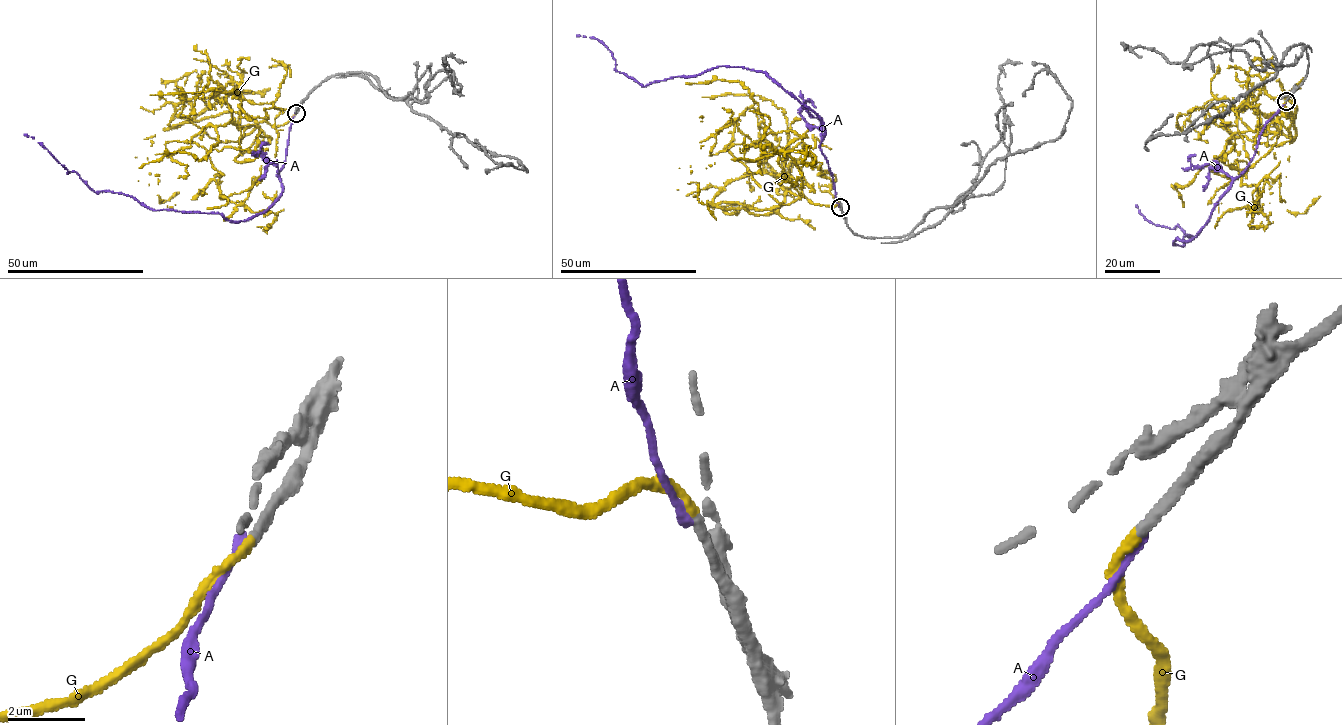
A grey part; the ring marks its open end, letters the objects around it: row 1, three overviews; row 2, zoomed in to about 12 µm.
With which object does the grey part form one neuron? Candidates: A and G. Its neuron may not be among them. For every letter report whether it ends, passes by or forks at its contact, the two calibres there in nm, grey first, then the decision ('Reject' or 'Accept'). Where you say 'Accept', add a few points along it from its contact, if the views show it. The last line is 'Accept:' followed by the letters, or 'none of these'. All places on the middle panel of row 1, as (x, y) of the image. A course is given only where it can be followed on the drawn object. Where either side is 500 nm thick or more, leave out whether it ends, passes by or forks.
A: It ends there. Thickness 280 nm (grey) against 300 nm. Reject
G: It ends there. Thickness 280 nm (grey) against 240 nm. Accept. Its course: (840, 206), (808, 200), (778, 163), (805, 135), (751, 144), (756, 159), (794, 160), (796, 183), (775, 183)
Accept: G

